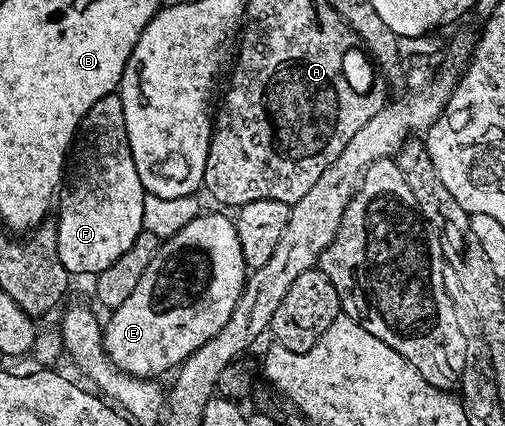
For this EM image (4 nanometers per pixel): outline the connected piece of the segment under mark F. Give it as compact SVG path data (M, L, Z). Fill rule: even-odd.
M119 95L103 96L84 116L82 136L88 139L88 149L80 160L80 169L68 188L64 197L61 195L60 216L55 217L58 230L58 258L62 258L62 266L73 277L95 277L96 273L106 270L117 258L122 258L130 246L134 246L134 238L145 231L144 219L145 191L142 178L138 178L138 170L134 166L134 158L130 154L128 135L126 134L126 114L122 110Z

